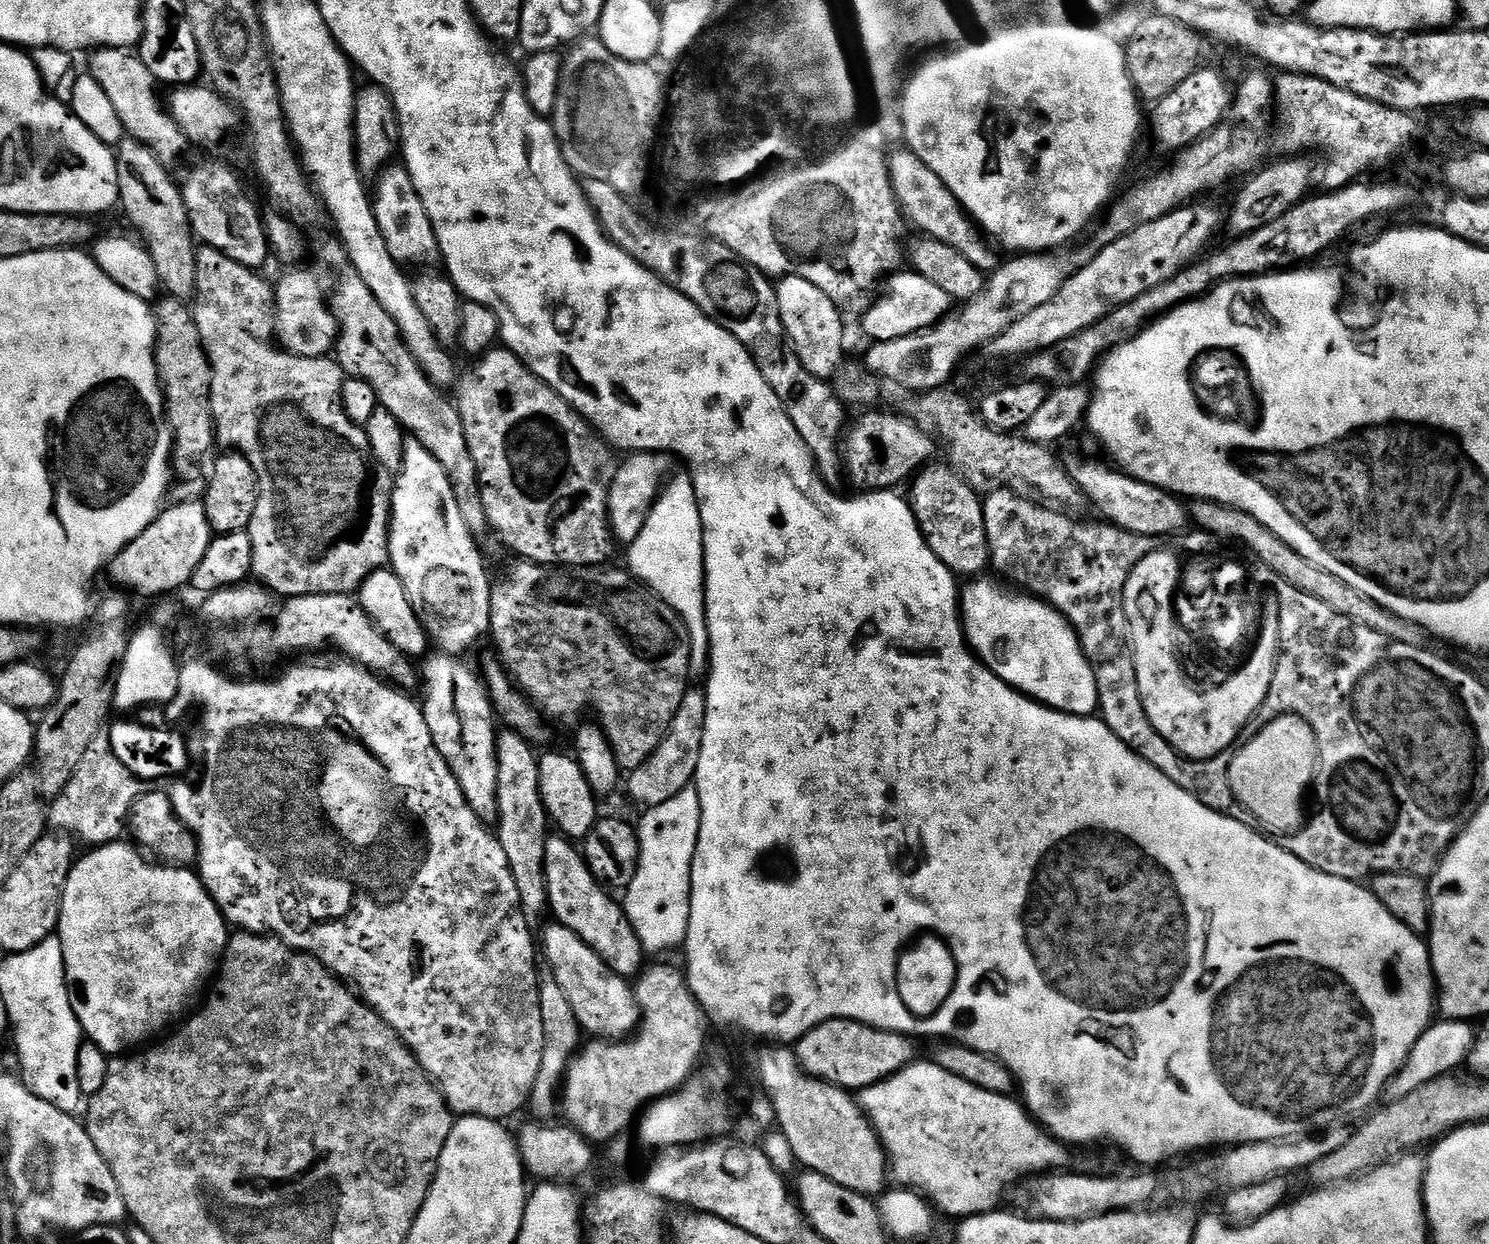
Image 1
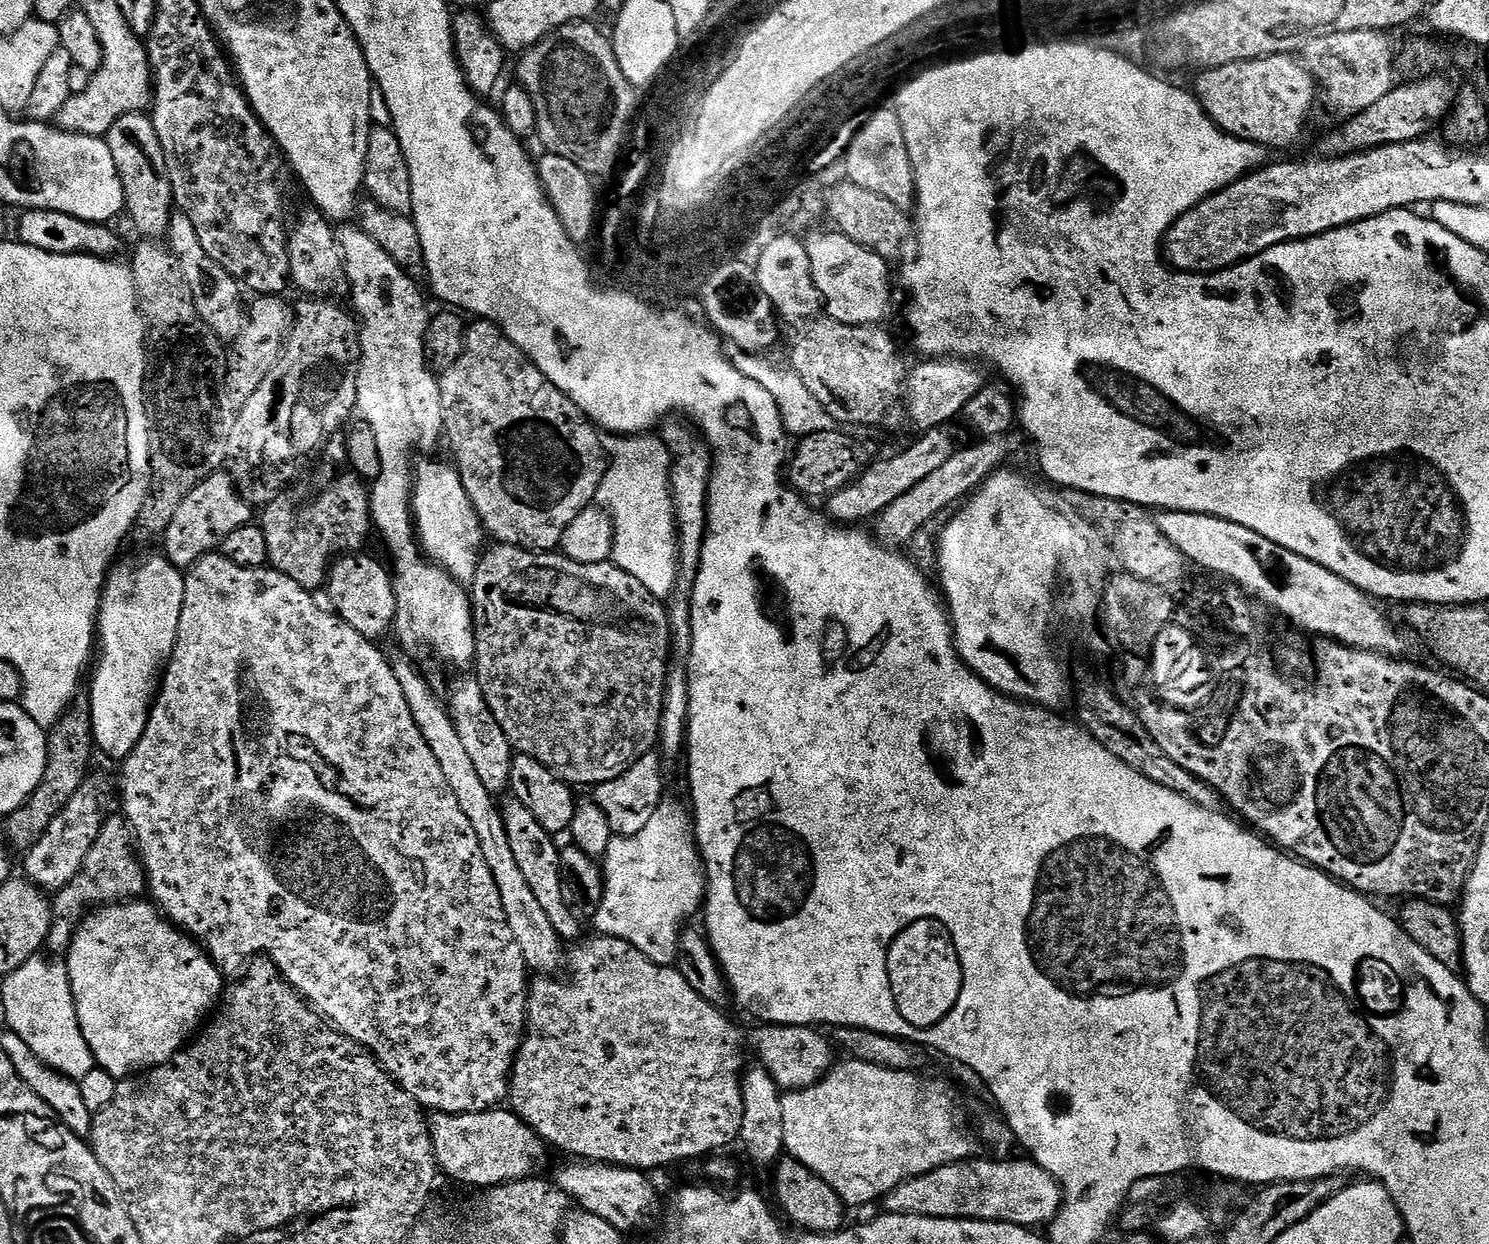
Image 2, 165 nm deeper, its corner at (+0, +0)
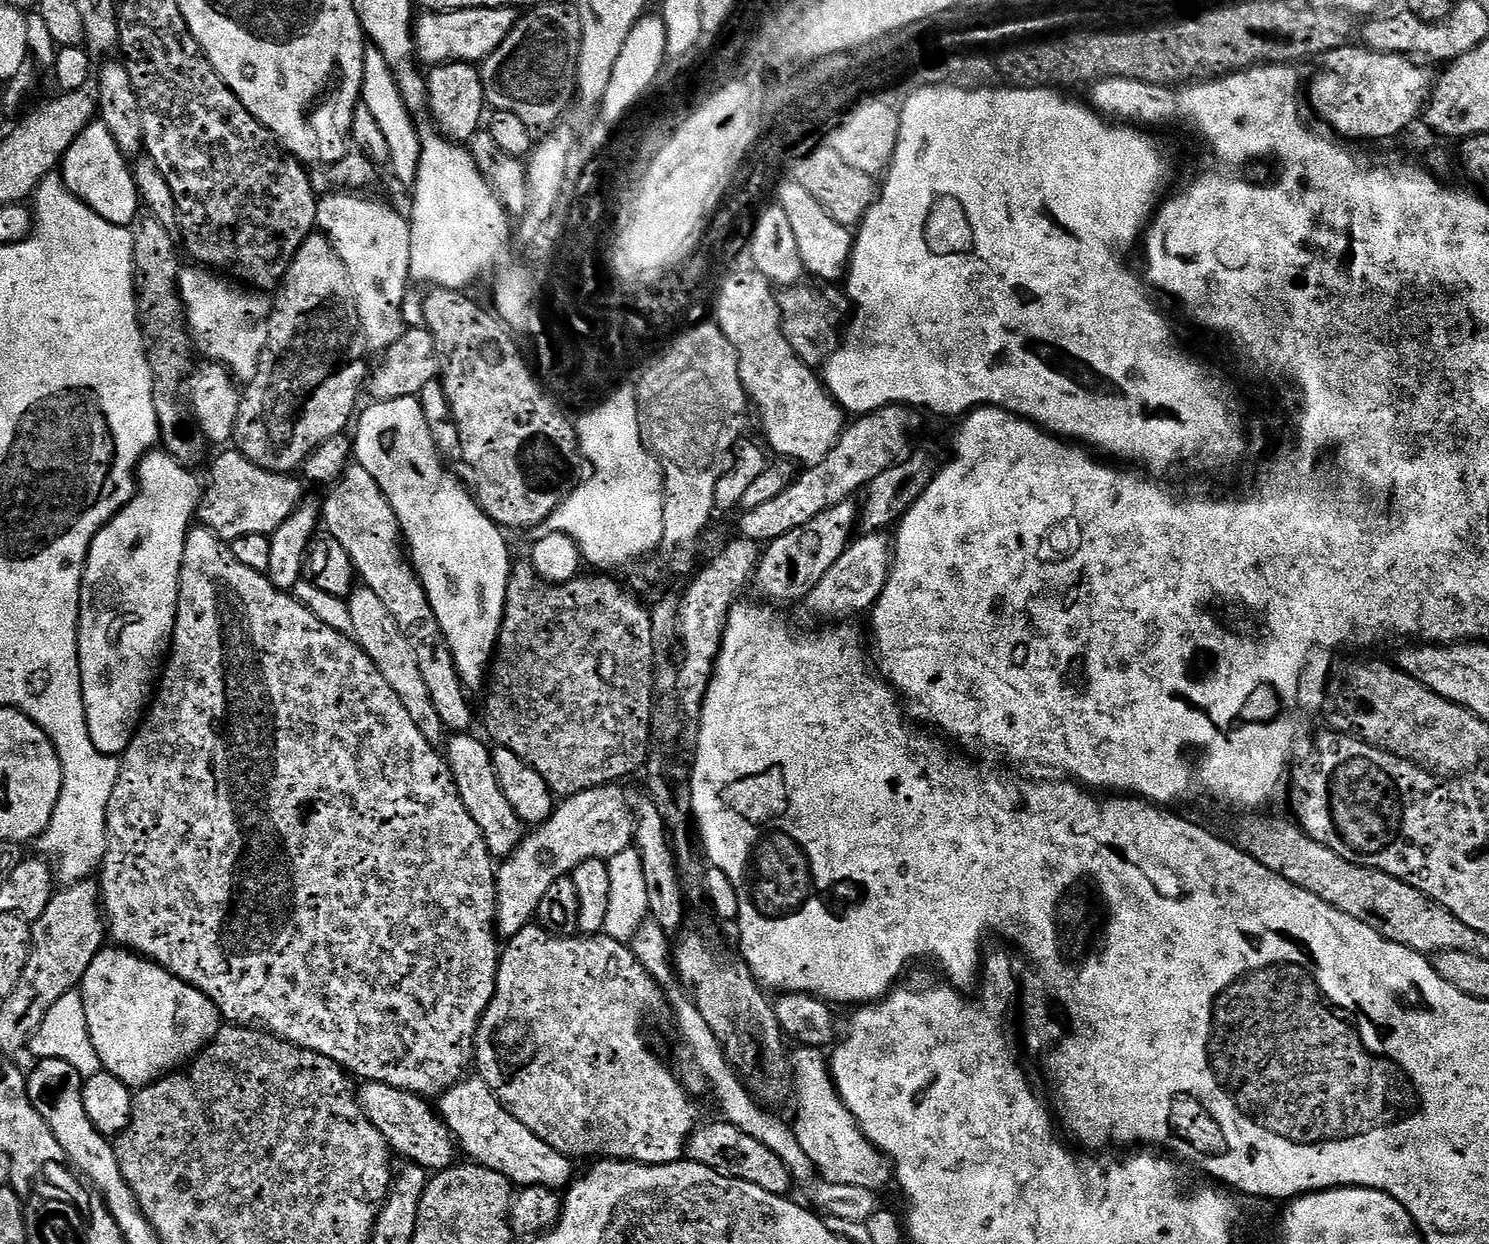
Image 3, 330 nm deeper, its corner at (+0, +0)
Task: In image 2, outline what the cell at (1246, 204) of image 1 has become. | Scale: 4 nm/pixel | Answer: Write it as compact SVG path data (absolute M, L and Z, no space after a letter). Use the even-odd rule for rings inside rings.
M1433 74L1427 78L1416 78L1402 88L1393 87L1390 94L1378 98L1374 106L1355 113L1343 121L1344 128L1332 132L1320 148L1325 157L1348 156L1352 152L1365 152L1368 148L1377 148L1387 144L1401 144L1418 140L1429 135L1432 127L1441 123L1442 117L1449 111L1454 100L1454 91L1443 80L1443 75Z

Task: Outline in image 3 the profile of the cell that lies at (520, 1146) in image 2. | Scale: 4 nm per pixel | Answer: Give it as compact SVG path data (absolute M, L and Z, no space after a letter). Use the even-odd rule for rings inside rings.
M368 1082L363 1087L364 1089L359 1089L358 1095L364 1106L364 1113L368 1115L370 1122L374 1122L374 1126L386 1138L397 1157L405 1156L405 1161L426 1168L432 1174L443 1172L445 1168L451 1168L457 1163L456 1138L438 1115L437 1109L428 1105L431 1103L425 1097L385 1084Z

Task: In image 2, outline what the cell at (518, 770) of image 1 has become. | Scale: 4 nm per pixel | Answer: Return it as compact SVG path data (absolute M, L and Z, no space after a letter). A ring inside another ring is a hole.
M474 678L458 680L452 686L452 697L447 697L447 707L452 714L452 721L462 737L462 743L467 750L474 770L478 770L478 778L482 778L485 786L493 794L507 793L509 791L512 770L512 757L514 749L512 743L506 738L502 726L490 712L490 706L486 706L486 698L482 694L482 686Z

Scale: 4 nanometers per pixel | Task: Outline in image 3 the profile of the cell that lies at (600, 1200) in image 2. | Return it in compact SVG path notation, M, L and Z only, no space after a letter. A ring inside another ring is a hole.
M465 1078L455 1084L450 1091L444 1093L438 1100L438 1115L453 1136L461 1153L464 1152L469 1161L481 1164L484 1168L498 1170L513 1185L520 1188L554 1188L564 1190L574 1179L572 1173L573 1157L554 1150L534 1130L526 1130L514 1114L510 1114L502 1106L502 1102L490 1090L483 1078Z

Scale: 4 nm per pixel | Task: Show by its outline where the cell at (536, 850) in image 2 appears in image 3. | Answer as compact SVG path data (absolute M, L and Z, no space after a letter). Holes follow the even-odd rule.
M449 735L446 740L446 759L458 786L458 794L466 810L470 810L470 818L474 818L474 822L478 822L478 830L482 830L489 854L493 858L507 858L524 841L526 825L518 818L514 806L510 806L509 799L502 792L498 774L492 765L493 749L487 748L478 737L472 735Z

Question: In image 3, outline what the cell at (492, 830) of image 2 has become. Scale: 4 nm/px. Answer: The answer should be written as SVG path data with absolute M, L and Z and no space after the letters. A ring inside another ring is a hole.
M363 586L353 587L352 592L346 597L348 609L350 610L350 622L352 623L352 636L365 654L378 666L382 678L390 682L390 690L402 698L402 706L410 713L410 719L418 730L422 730L422 738L434 746L445 743L446 729L444 720L440 716L439 708L434 706L430 698L430 690L426 690L426 682L422 679L422 670L418 670L418 662L414 659L414 651L410 650L410 645L403 637L402 630L398 623L394 622L390 610L374 594L374 590Z

